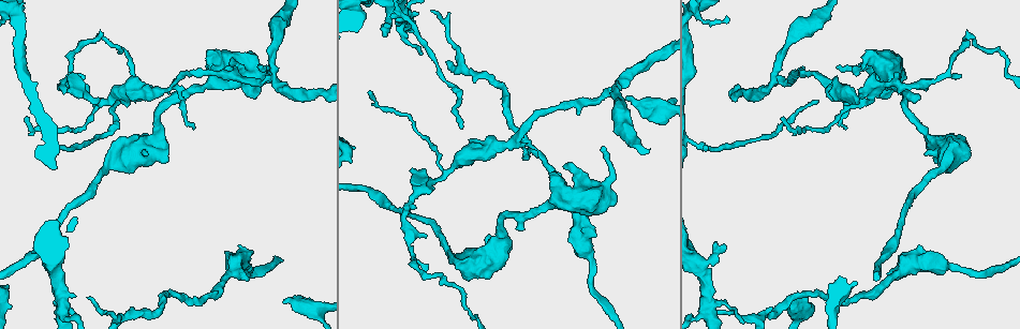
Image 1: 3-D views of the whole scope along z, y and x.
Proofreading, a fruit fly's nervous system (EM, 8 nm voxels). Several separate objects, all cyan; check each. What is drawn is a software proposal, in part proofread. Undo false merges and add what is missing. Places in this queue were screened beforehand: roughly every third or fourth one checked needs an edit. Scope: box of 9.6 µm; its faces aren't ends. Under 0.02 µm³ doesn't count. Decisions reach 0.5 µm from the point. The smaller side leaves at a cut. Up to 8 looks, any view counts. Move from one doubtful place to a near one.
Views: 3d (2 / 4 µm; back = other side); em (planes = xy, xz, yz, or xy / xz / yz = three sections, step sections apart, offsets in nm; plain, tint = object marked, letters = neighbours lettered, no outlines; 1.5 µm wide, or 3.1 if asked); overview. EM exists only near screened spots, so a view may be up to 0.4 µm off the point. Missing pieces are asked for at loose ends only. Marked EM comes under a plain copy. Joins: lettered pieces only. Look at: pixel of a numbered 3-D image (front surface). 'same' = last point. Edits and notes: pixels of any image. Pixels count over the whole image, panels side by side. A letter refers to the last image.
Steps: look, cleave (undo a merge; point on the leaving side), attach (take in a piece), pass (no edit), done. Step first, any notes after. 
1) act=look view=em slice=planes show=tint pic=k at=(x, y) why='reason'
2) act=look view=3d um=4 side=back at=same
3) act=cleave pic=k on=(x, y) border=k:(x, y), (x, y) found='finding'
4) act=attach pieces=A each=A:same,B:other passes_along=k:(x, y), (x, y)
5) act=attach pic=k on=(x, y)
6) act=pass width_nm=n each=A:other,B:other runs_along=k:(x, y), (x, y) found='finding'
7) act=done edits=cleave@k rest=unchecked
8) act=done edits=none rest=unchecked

act=look view=em slice=planes show=letters pic=1 at=(924, 87) why='free end'

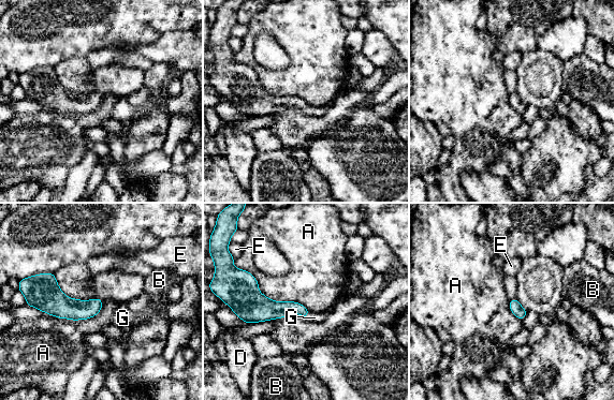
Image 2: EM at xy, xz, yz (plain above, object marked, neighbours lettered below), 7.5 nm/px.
act=attach pieces=G width_nm=240 each=A:other,B:other,D:other,E:other,G:same passes_along=2:(275, 309), (307, 314), (315, 317) found='the cell continues'

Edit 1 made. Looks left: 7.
act=look view=em slice=planes show=letters pic=1 at=(625, 98) why='an open end'

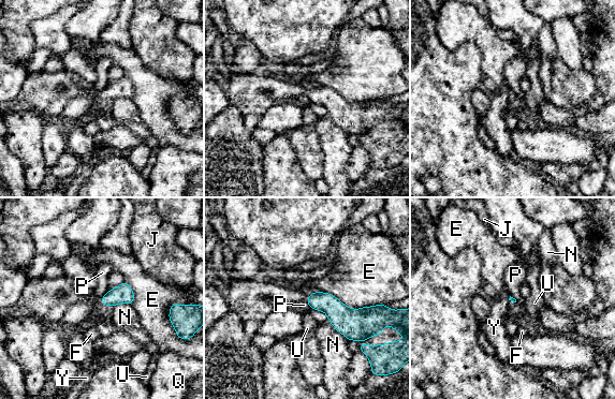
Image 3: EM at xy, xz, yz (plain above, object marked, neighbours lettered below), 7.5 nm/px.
act=pass each=E:other,F:other,J:other,N:other,P:other,Q:other,U:other,Y:other border=3:(108, 291), (100, 298) found='no lettered piece goes on from it'

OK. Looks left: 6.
act=done edits=attach@2 rest=unchecked

